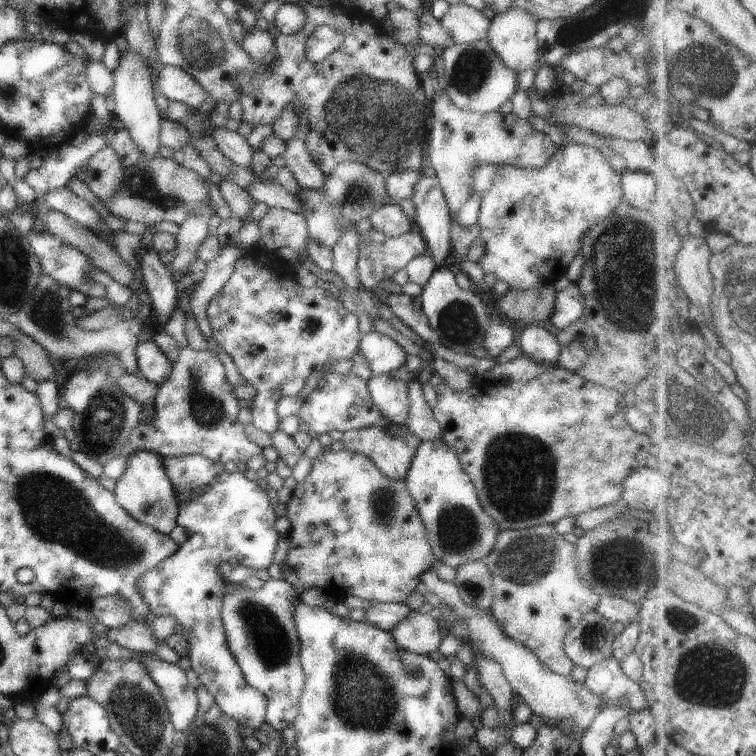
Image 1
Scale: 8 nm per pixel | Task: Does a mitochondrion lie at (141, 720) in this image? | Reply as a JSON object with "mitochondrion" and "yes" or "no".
{"mitochondrion":"yes"}

